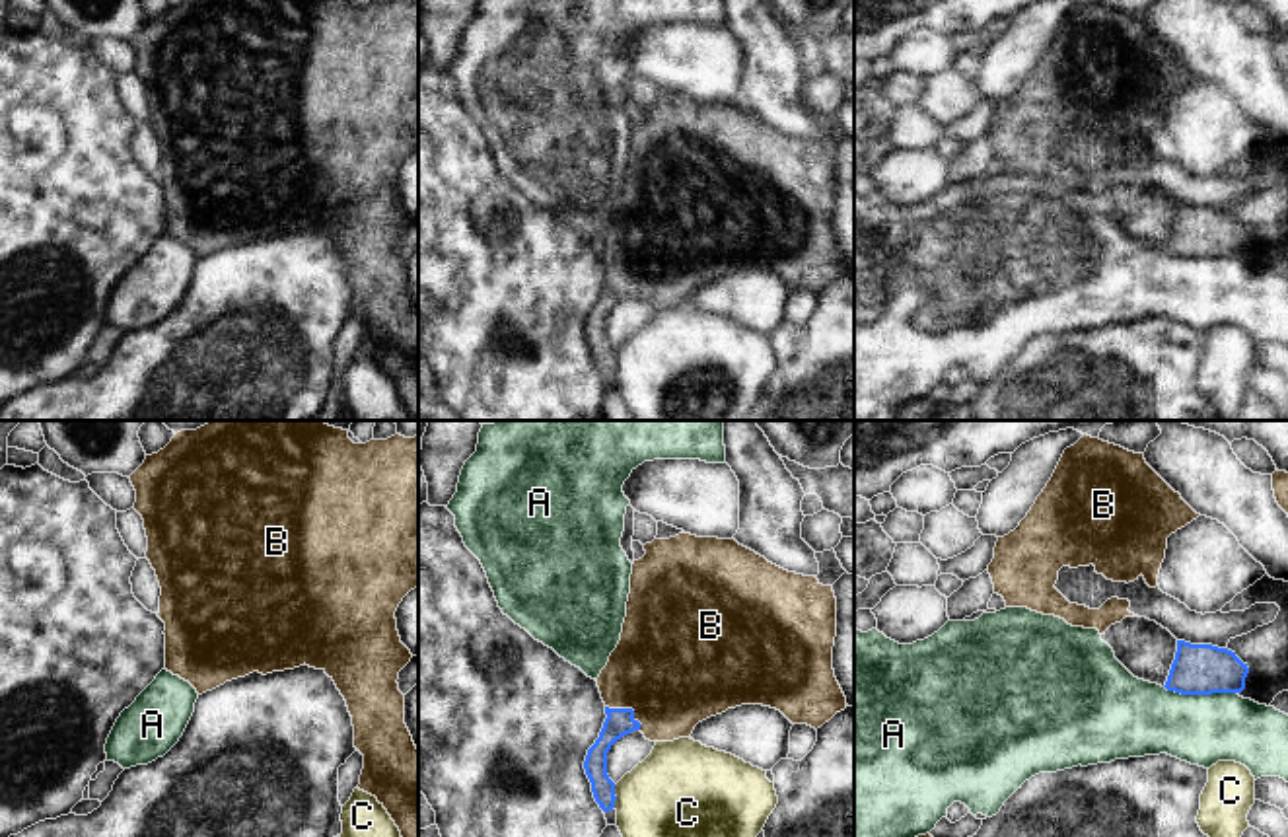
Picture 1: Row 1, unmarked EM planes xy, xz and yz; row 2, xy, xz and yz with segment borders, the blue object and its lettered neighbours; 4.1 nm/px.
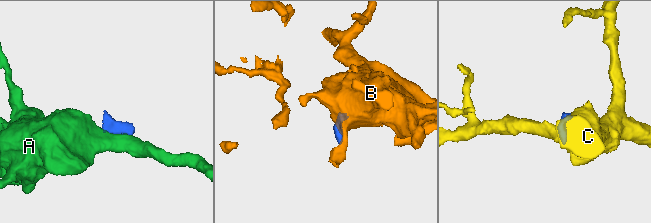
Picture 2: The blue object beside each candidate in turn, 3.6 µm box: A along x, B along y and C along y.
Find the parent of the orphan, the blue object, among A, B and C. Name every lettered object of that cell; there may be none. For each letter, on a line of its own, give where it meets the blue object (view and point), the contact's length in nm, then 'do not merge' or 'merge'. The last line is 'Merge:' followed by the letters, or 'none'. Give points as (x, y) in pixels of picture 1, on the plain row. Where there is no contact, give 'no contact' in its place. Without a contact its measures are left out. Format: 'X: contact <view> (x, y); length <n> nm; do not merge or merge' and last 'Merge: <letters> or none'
A: contact yz (1201, 257); length 300 nm; do not merge
B: contact xz (629, 273); length 180 nm; merge
C: contact xz (615, 361); length 100 nm; do not merge
Merge: B

